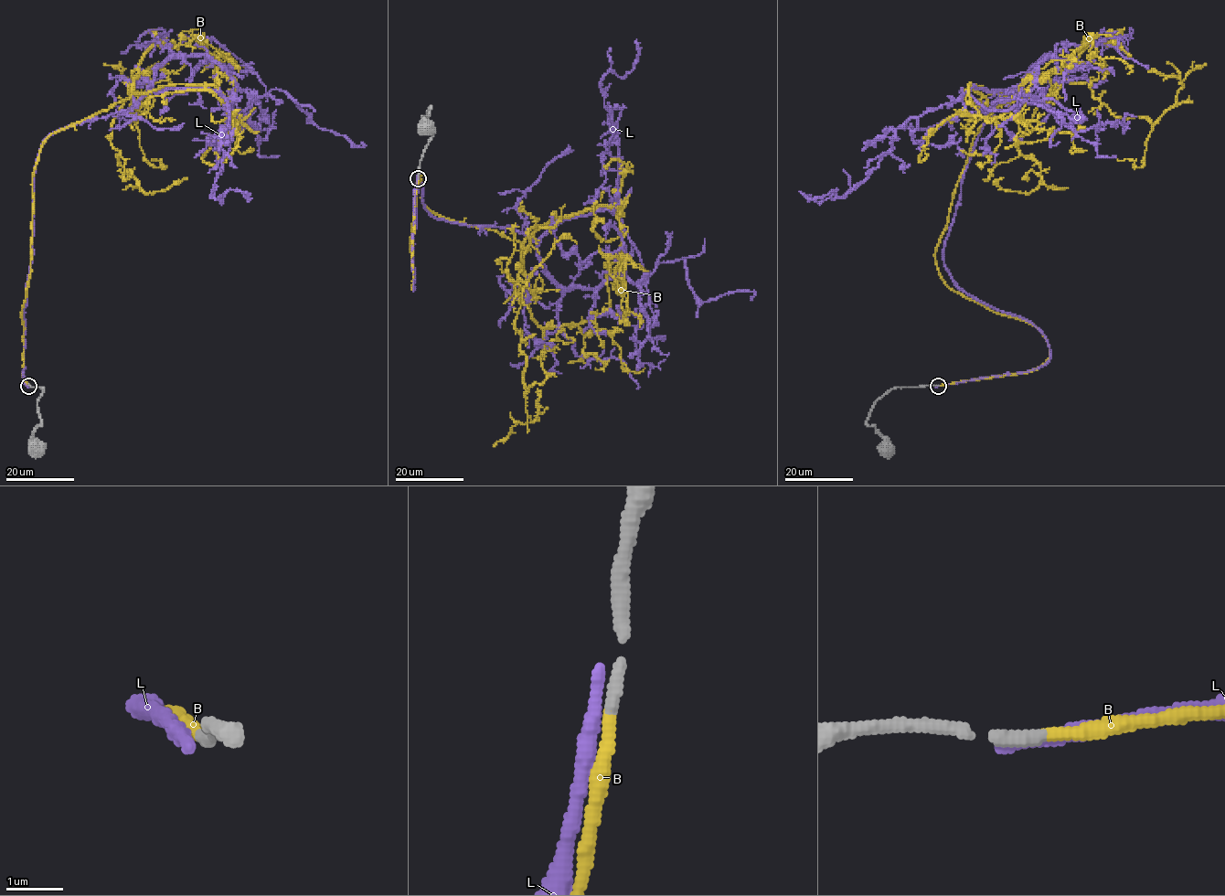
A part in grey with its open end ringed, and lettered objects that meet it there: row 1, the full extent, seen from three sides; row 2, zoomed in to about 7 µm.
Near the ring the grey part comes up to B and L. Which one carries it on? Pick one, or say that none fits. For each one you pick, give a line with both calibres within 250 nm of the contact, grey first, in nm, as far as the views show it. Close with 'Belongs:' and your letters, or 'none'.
B: Thickness 220 nm (grey) against 200 nm
Belongs: B

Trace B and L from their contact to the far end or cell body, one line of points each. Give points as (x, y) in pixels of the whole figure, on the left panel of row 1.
B: (29, 386), (21, 314), (42, 144), (129, 99), (134, 69), (112, 123), (120, 165), (145, 193), (187, 177)
L: (28, 386), (48, 136), (134, 104), (168, 58), (208, 54), (249, 94), (283, 90), (361, 141)

